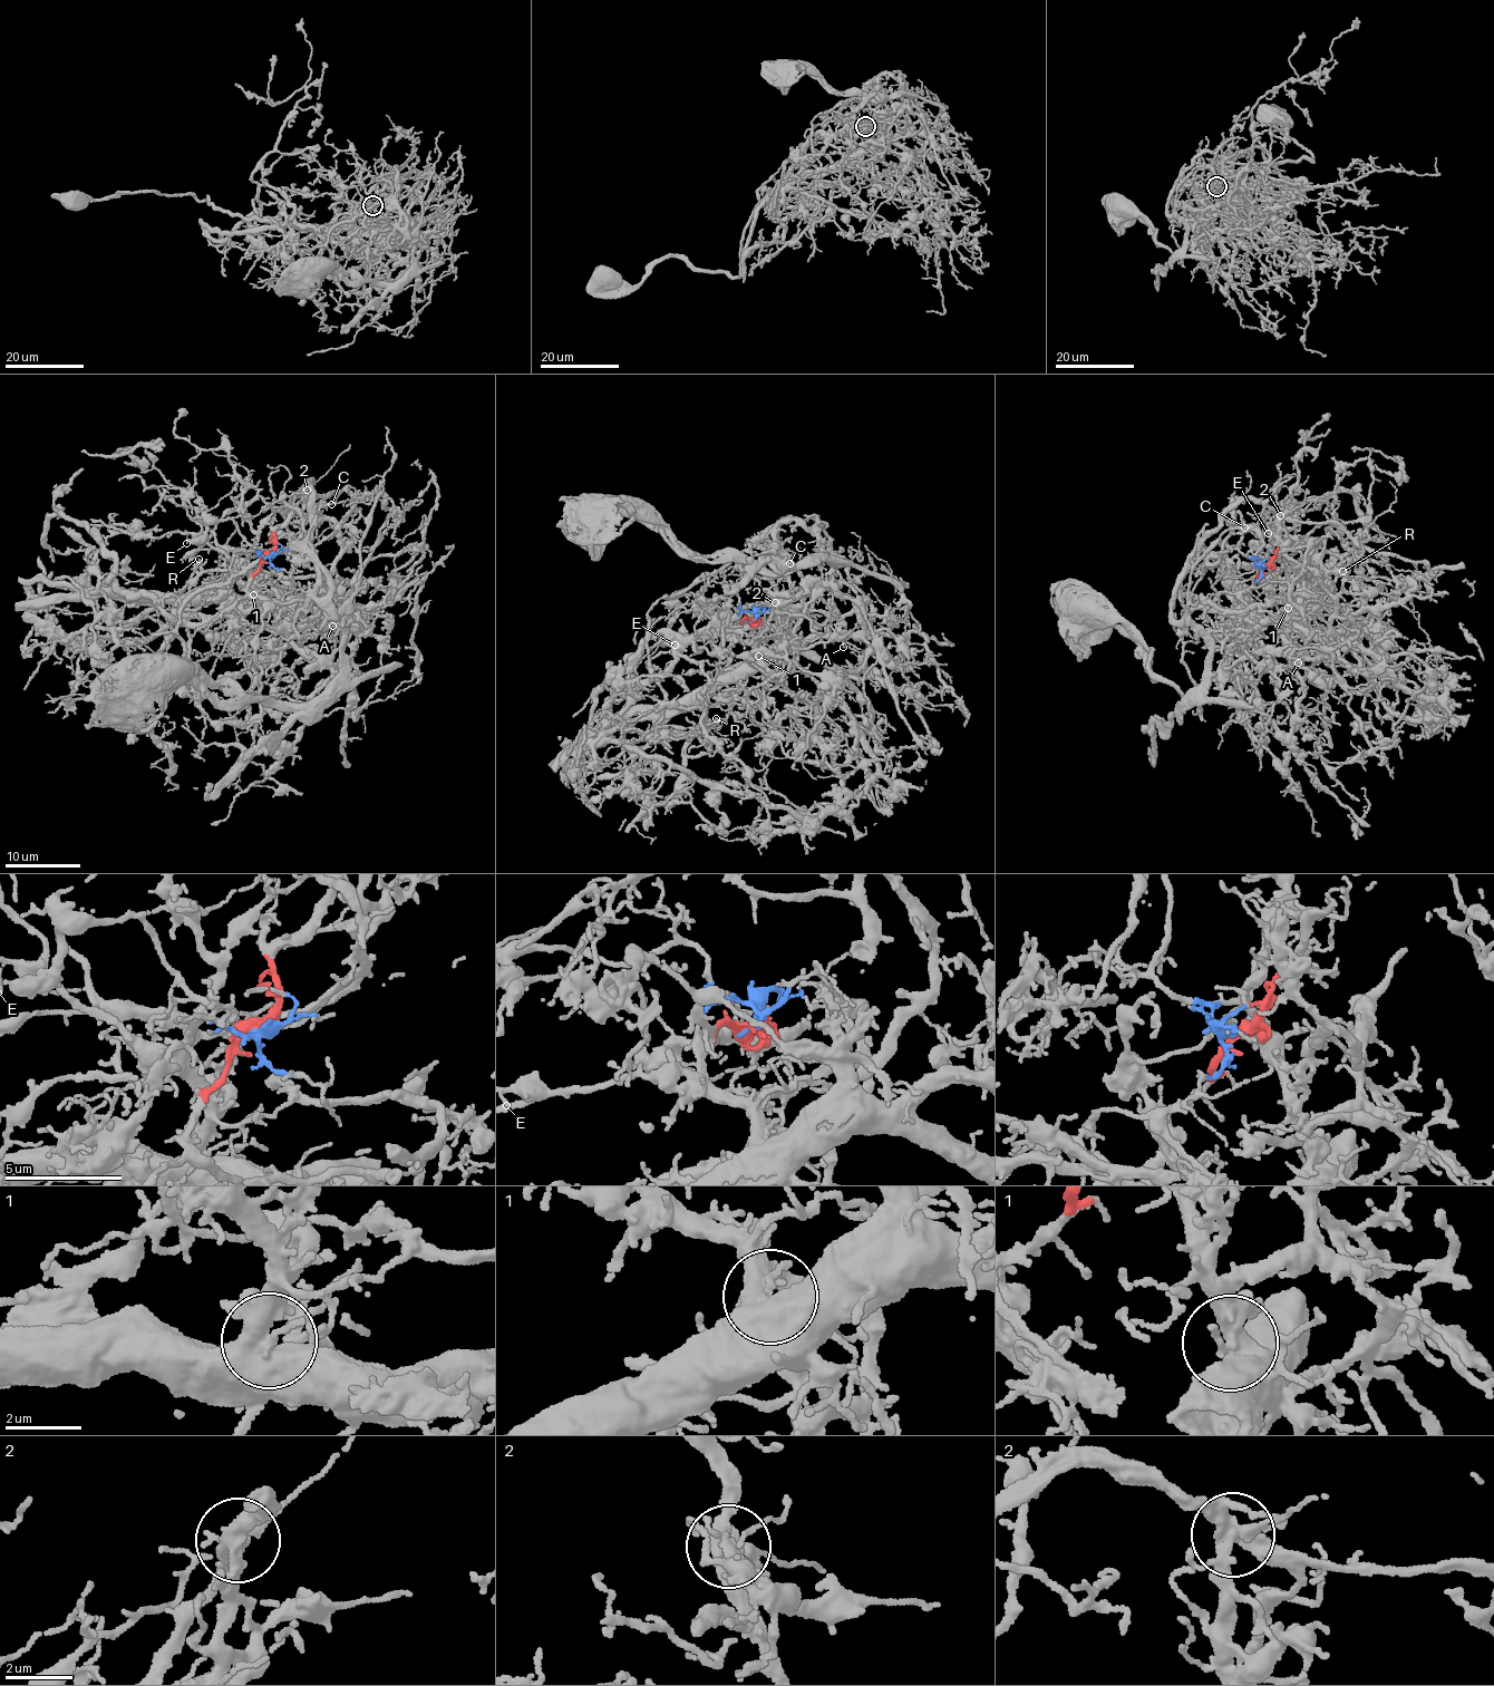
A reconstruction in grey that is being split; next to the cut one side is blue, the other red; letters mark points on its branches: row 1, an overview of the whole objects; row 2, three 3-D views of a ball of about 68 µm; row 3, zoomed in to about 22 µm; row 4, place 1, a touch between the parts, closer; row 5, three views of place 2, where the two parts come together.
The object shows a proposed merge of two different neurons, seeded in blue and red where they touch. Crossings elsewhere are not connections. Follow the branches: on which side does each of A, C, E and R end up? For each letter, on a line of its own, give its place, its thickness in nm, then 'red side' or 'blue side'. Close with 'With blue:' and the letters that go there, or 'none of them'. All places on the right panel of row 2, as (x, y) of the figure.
A: at (1298, 662); 110 nm thick; blue side
C: at (1244, 527); 130 nm thick; red side
E: at (1268, 533); 140 nm thick; blue side
R: at (1342, 571); 140 nm thick; blue side
With blue: A, E, R

